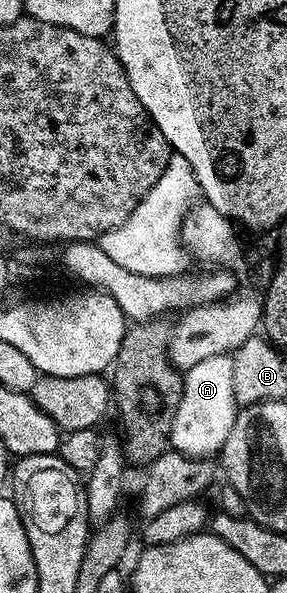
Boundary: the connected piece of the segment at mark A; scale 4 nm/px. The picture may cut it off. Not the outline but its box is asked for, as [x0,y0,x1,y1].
[170,355,237,459]

